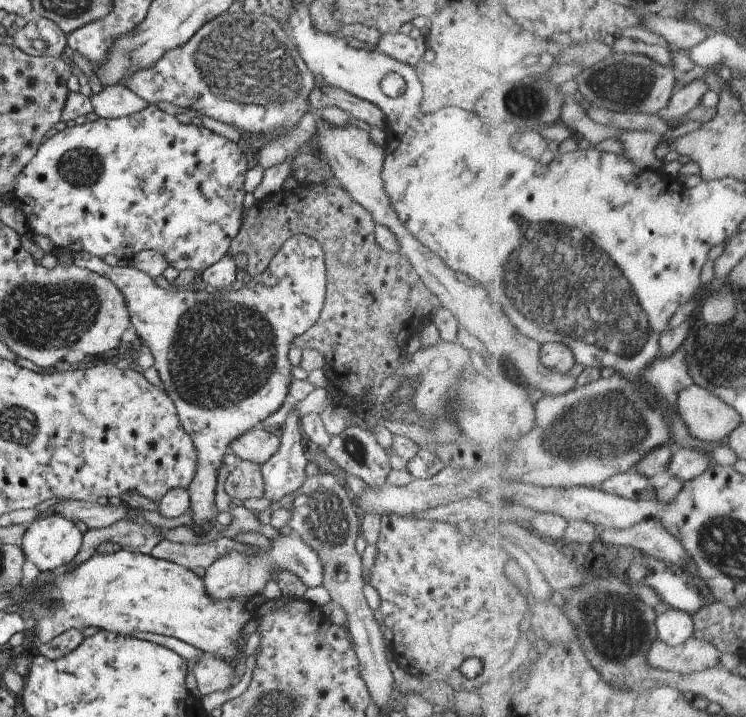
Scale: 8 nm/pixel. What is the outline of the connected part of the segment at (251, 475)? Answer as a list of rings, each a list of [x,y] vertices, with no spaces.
[[[239,460],[233,467],[229,468],[229,475],[225,478],[223,491],[231,499],[240,501],[248,499],[259,499],[264,496],[264,483],[260,474],[260,466],[250,461]]]

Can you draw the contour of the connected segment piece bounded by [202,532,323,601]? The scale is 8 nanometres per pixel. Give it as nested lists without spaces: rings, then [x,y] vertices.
[[[292,532],[289,535],[279,534],[277,539],[271,541],[269,550],[256,548],[254,554],[249,550],[247,553],[230,553],[217,558],[205,569],[202,577],[203,591],[211,601],[259,599],[259,594],[268,579],[273,580],[273,575],[280,570],[295,574],[306,588],[314,588],[322,582],[323,568],[317,554]]]

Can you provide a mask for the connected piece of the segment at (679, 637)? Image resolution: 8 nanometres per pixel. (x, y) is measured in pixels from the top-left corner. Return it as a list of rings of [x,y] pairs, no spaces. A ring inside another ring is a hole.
[[[670,608],[656,620],[658,638],[670,647],[679,646],[694,636],[694,618],[683,610]]]

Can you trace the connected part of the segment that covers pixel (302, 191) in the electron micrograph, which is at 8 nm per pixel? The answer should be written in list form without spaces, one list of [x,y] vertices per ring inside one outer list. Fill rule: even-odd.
[[[336,183],[330,184],[304,184],[291,190],[280,189],[277,193],[269,194],[265,196],[263,200],[254,200],[252,206],[246,213],[245,219],[242,221],[238,234],[232,239],[230,246],[228,247],[227,254],[233,256],[239,252],[247,256],[247,266],[245,268],[246,278],[255,277],[261,274],[267,267],[267,264],[271,261],[271,258],[276,254],[276,251],[281,247],[281,244],[291,235],[306,235],[307,237],[313,238],[321,246],[322,252],[324,253],[324,268],[325,268],[325,291],[324,291],[324,302],[318,317],[318,320],[309,328],[303,335],[297,336],[292,341],[292,346],[297,349],[312,349],[315,350],[319,355],[325,359],[325,371],[328,375],[328,381],[332,382],[331,398],[333,398],[333,404],[341,404],[350,409],[350,418],[346,422],[346,426],[356,425],[361,429],[367,429],[372,432],[372,428],[379,424],[379,416],[375,413],[375,404],[371,402],[365,402],[362,398],[367,392],[375,392],[382,381],[388,378],[397,368],[401,365],[401,357],[405,354],[404,348],[406,341],[411,334],[419,333],[423,327],[423,324],[427,322],[433,311],[437,311],[439,308],[440,300],[428,290],[428,288],[421,282],[419,276],[413,271],[410,263],[398,252],[387,253],[383,251],[374,242],[374,226],[375,223],[372,217],[369,215],[367,210],[364,210],[356,201],[353,201],[347,192],[340,188]]]

